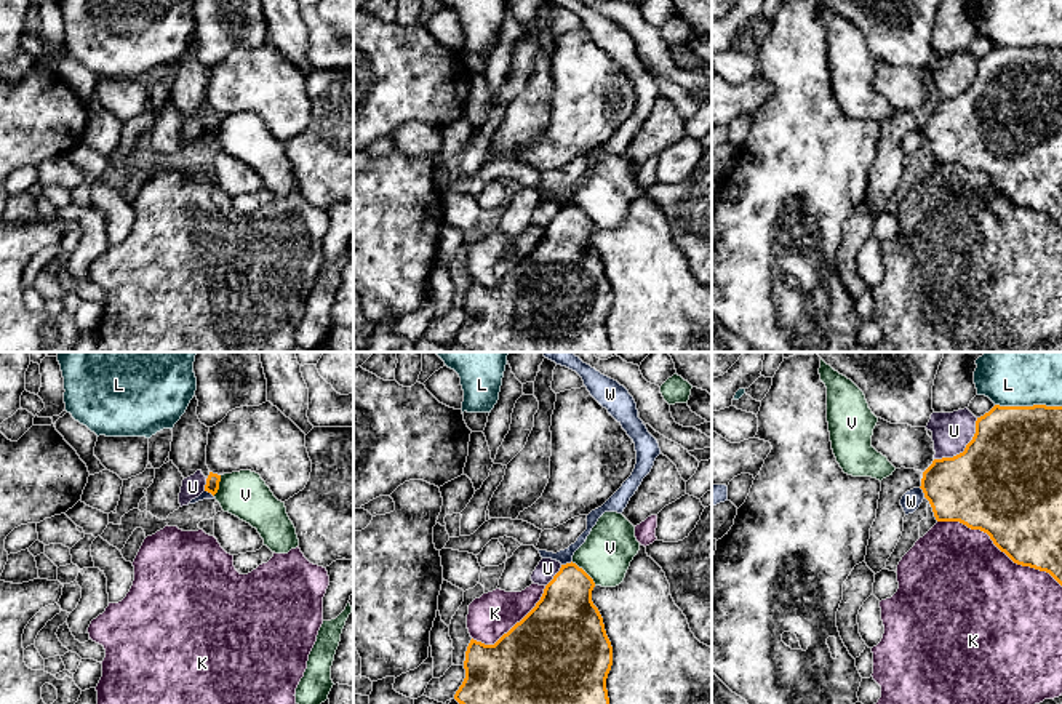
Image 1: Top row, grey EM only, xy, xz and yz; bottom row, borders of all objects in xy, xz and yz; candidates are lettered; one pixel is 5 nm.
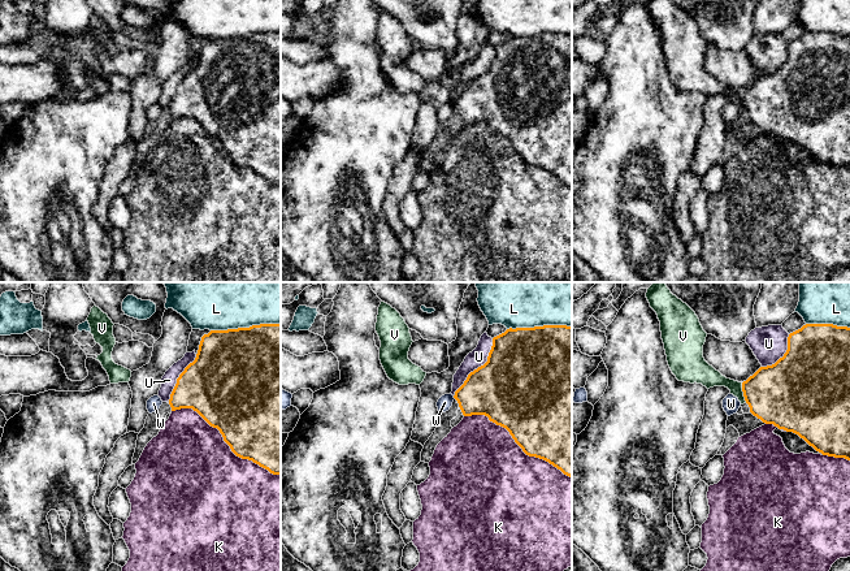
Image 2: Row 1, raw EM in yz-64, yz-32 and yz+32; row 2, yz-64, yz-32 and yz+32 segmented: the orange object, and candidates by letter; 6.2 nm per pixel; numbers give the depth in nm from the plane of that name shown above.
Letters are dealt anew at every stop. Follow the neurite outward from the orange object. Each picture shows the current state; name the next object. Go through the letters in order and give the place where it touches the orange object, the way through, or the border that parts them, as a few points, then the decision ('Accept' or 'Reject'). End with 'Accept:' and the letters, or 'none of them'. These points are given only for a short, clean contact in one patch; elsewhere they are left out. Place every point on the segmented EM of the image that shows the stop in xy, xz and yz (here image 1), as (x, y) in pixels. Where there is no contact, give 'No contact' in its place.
K: Touches orange at yz (998, 548). Reject
L: Touches orange at yz (1029, 407). Reject
U: Touches orange at yz (965, 448). Reject
V: Touches orange at xz (584, 572). Reject
W: Touches orange at xz (566, 564). Boundary: xz (571, 560), (562, 565). Reject
Accept: none of them

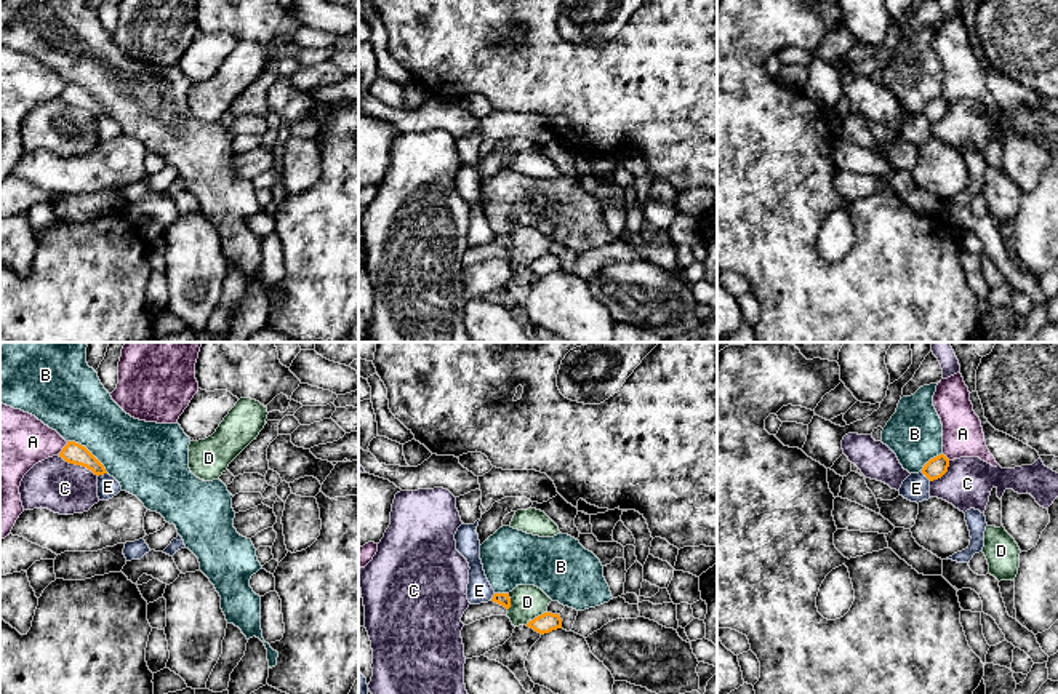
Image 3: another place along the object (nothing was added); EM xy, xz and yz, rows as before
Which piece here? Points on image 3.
A: Touches orange at xy (63, 448). Reject
B: Touches orange at xy (88, 451). Reject
C: Touches orange at xy (79, 464). Reject
D: Touches orange at xz (535, 618). Boundary: xz (546, 611), (525, 624). Reject
E: Touches orange at xy (101, 474). Boundary: xy (106, 472), (98, 477). Reject
Accept: none of them

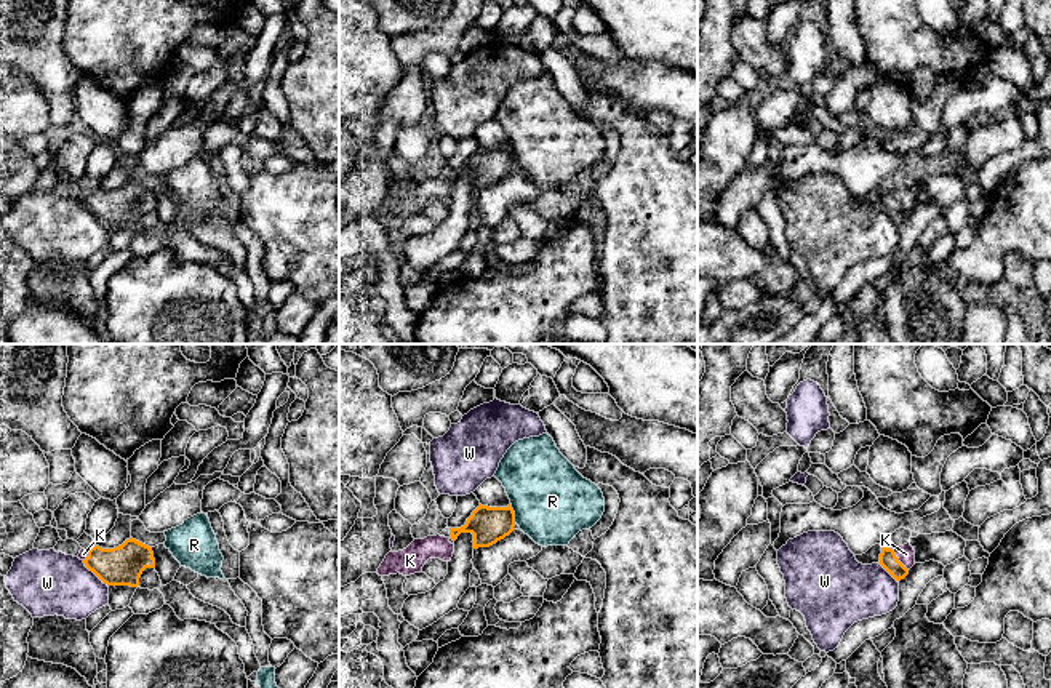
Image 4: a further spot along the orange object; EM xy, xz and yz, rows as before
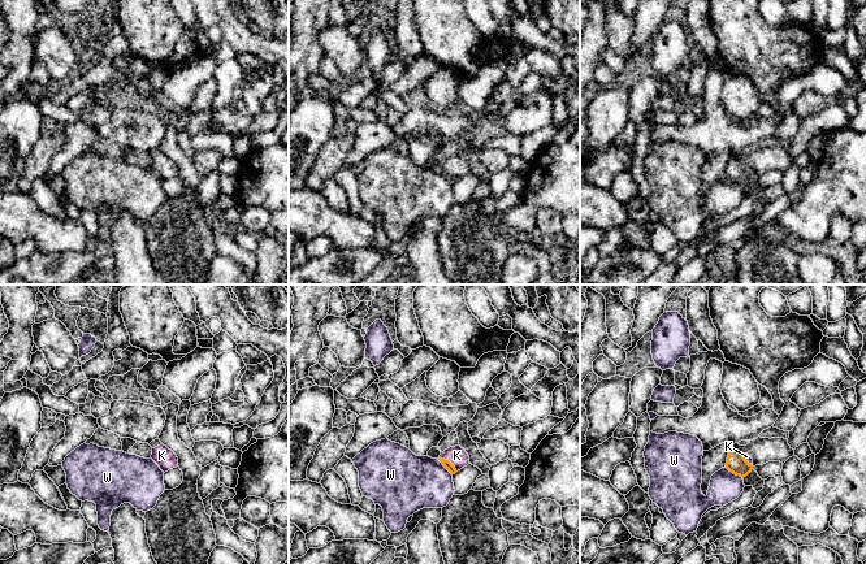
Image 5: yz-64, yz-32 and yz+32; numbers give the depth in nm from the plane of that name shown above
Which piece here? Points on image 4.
K: Touches orange at yz (898, 560). Path across: yz (888, 560), (898, 560), (906, 554). Accept
R: Touches orange at xz (514, 512). Reject
W: Touches orange at xy (95, 573). Reject
Accept: K

